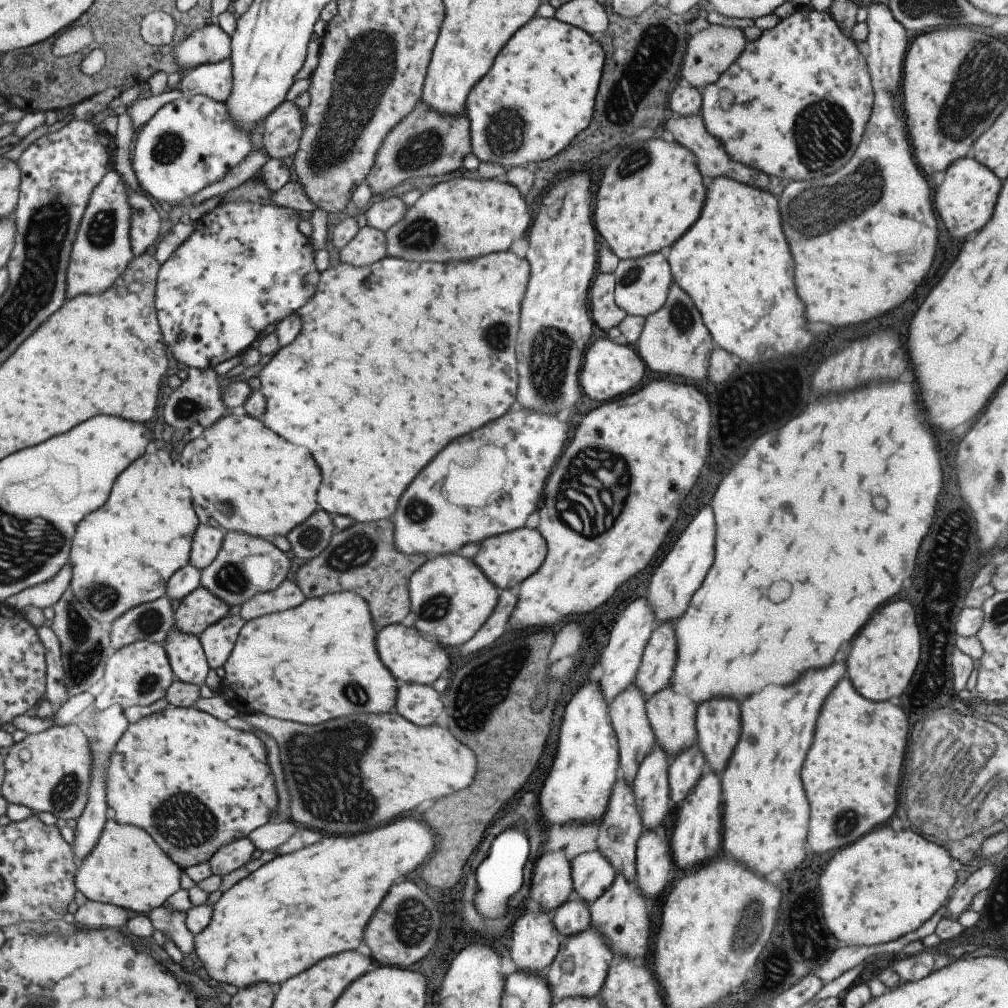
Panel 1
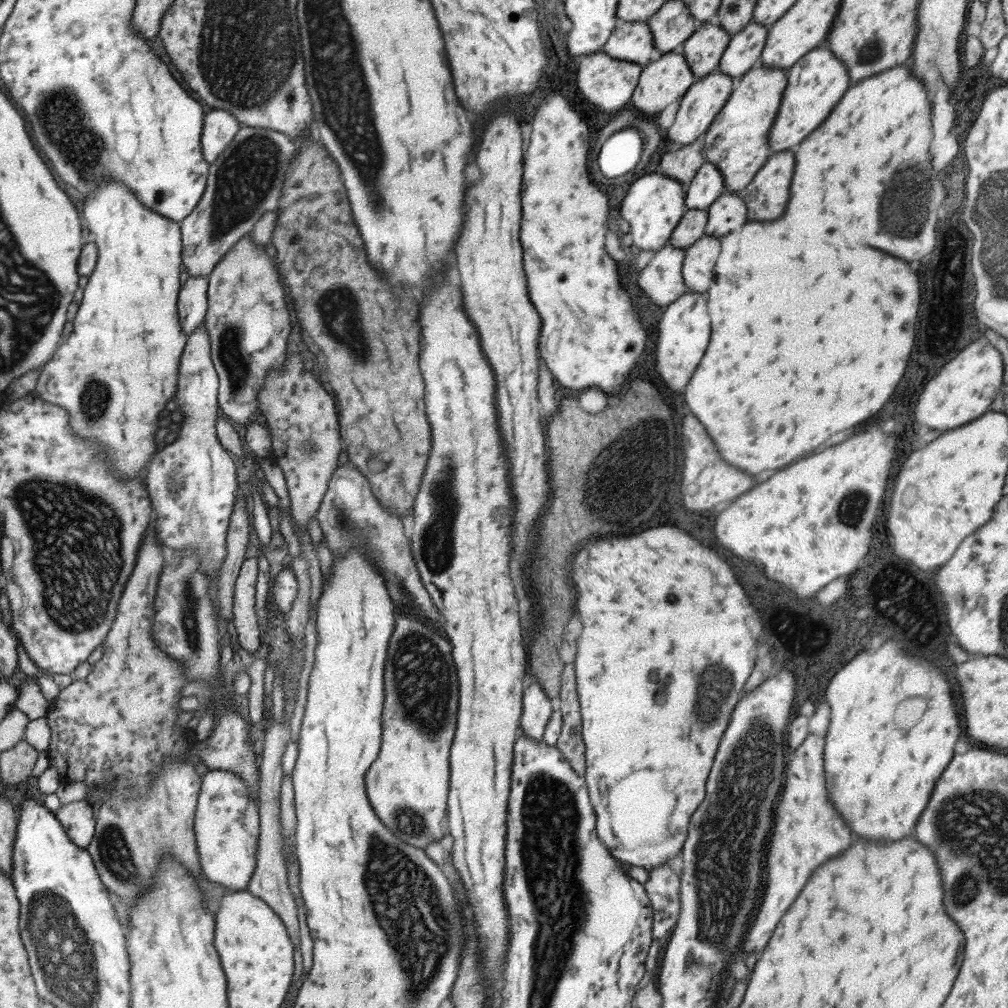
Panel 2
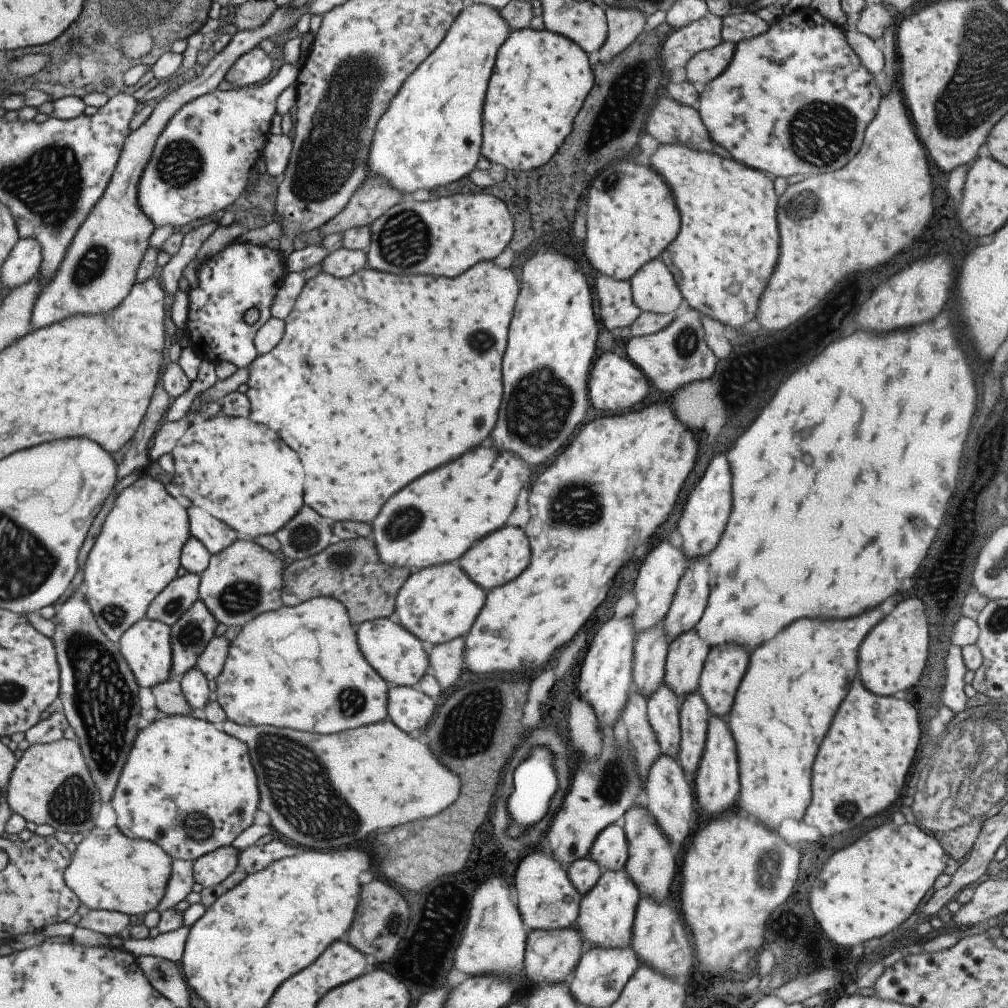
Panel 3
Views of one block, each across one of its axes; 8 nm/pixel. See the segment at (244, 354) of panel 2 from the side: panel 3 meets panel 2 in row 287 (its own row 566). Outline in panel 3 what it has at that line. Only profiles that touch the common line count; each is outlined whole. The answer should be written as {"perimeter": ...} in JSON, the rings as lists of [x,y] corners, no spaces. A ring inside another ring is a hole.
{"perimeter":[[[237,539],[221,552],[209,556],[208,565],[199,574],[197,598],[217,623],[240,628],[262,612],[277,610],[282,605],[282,570],[281,561],[273,553],[254,540]]]}

